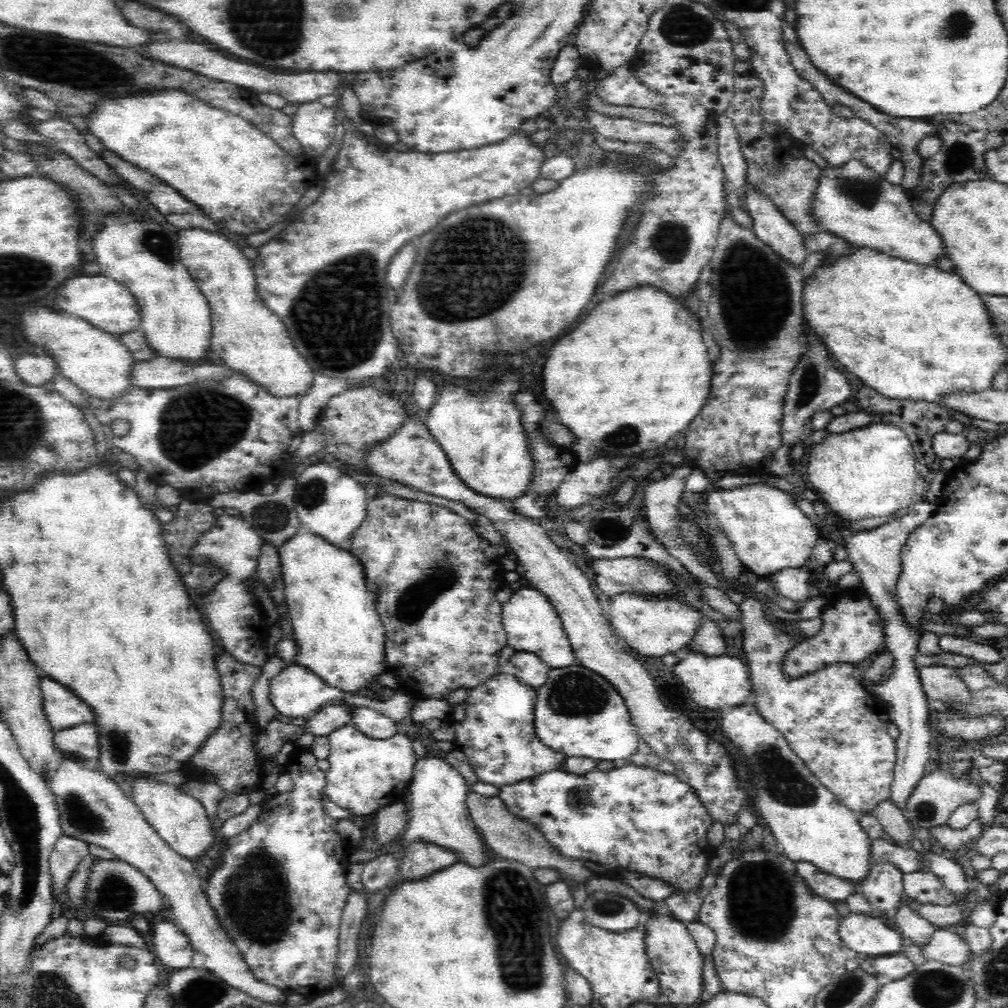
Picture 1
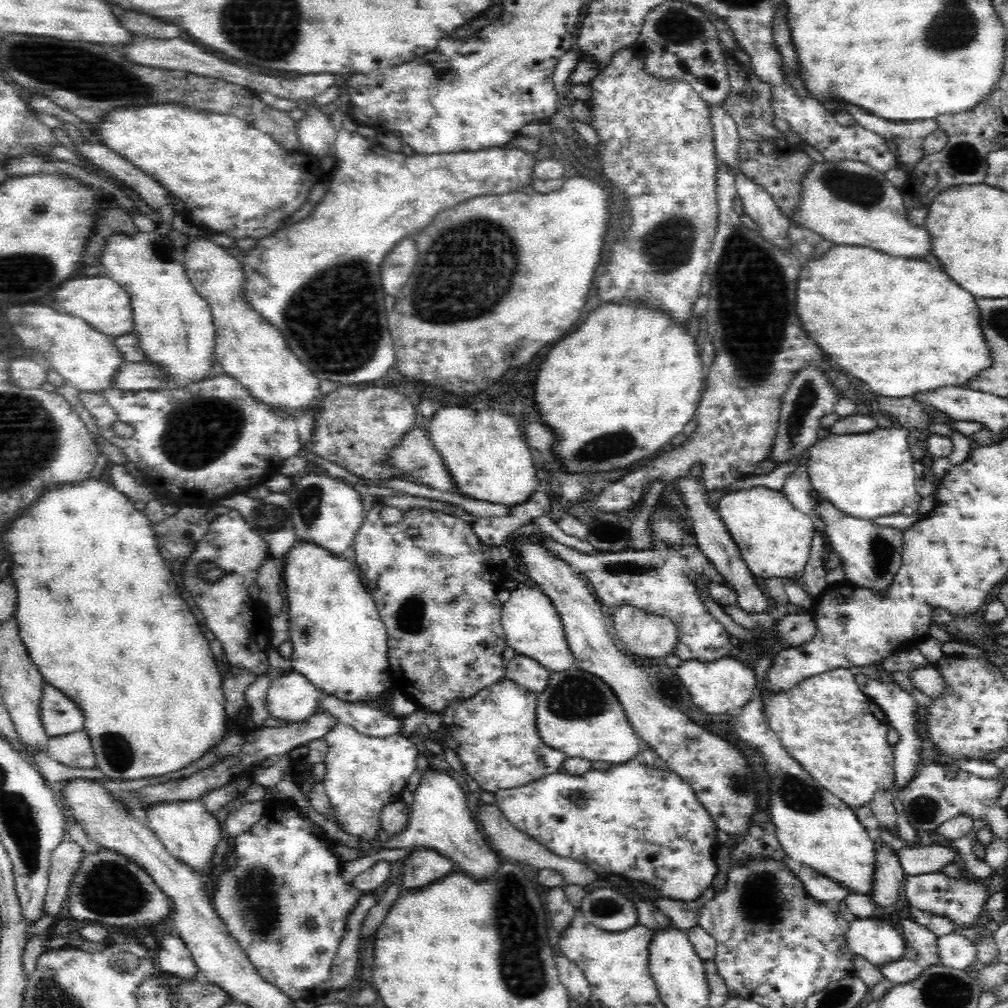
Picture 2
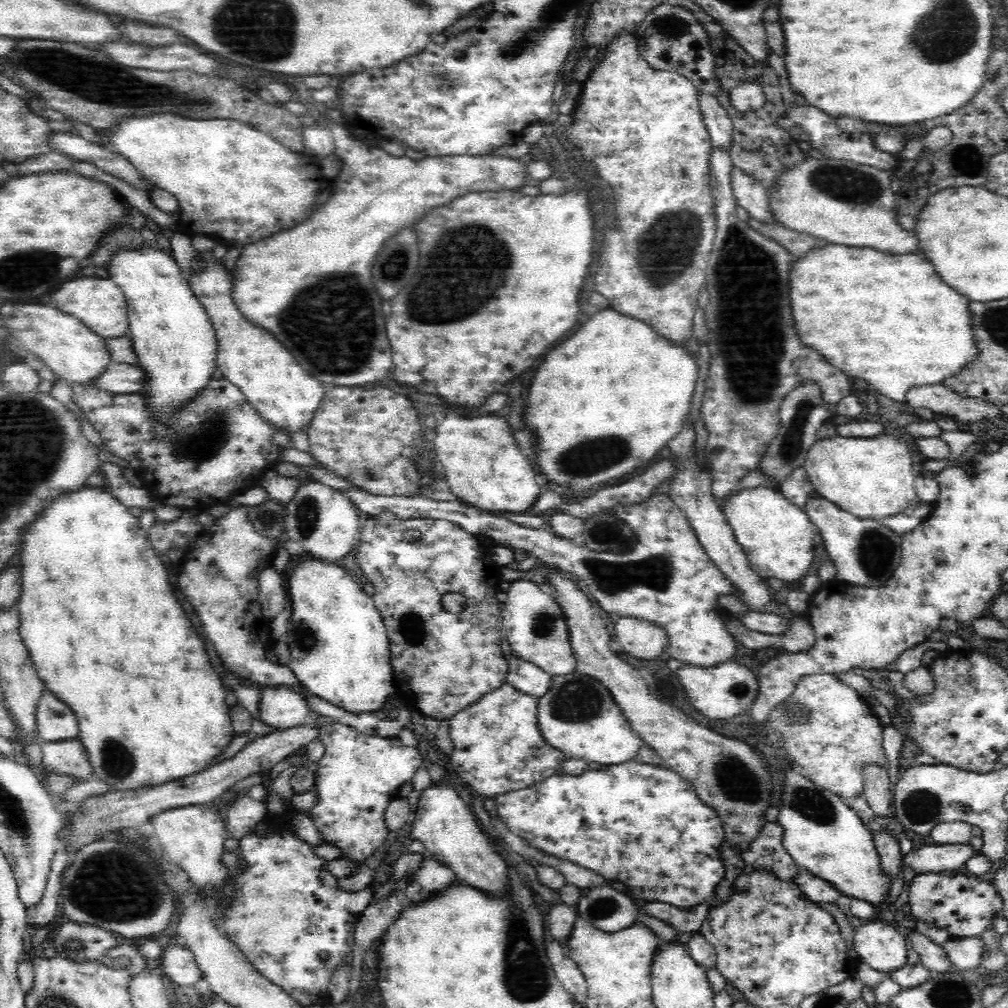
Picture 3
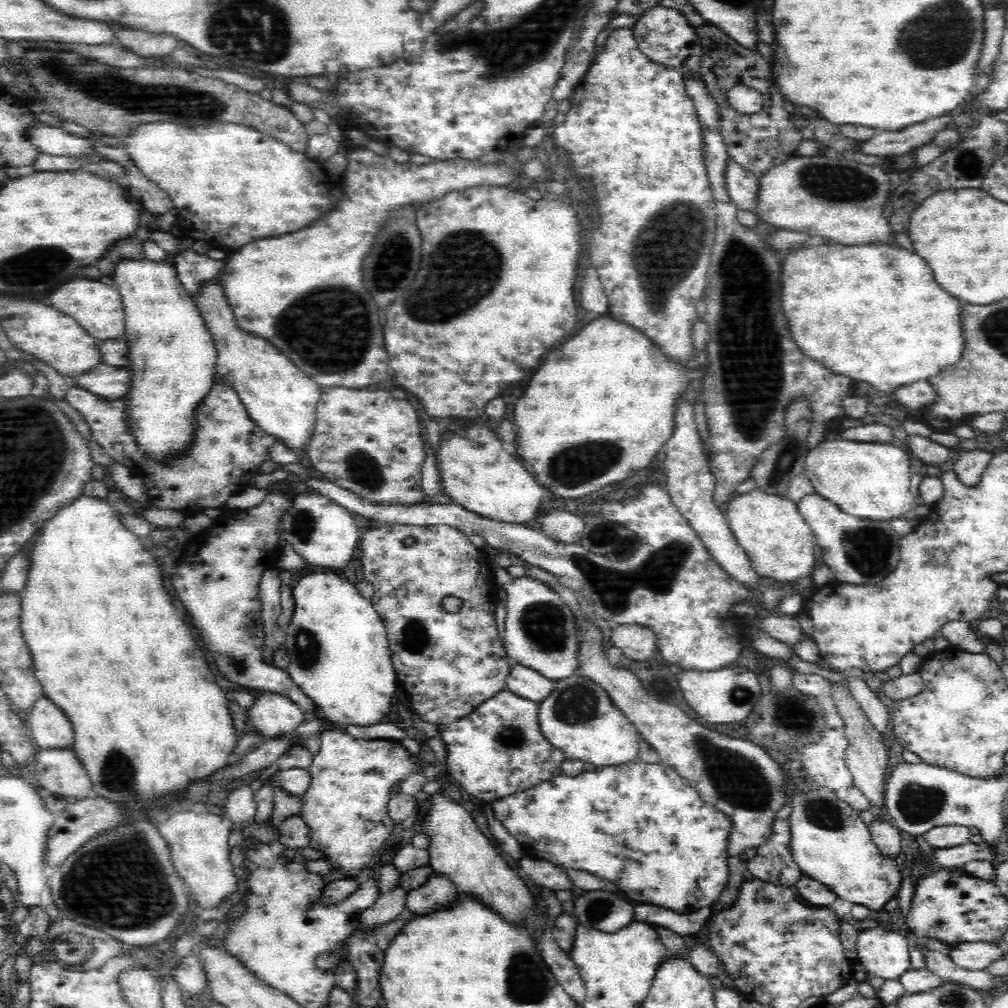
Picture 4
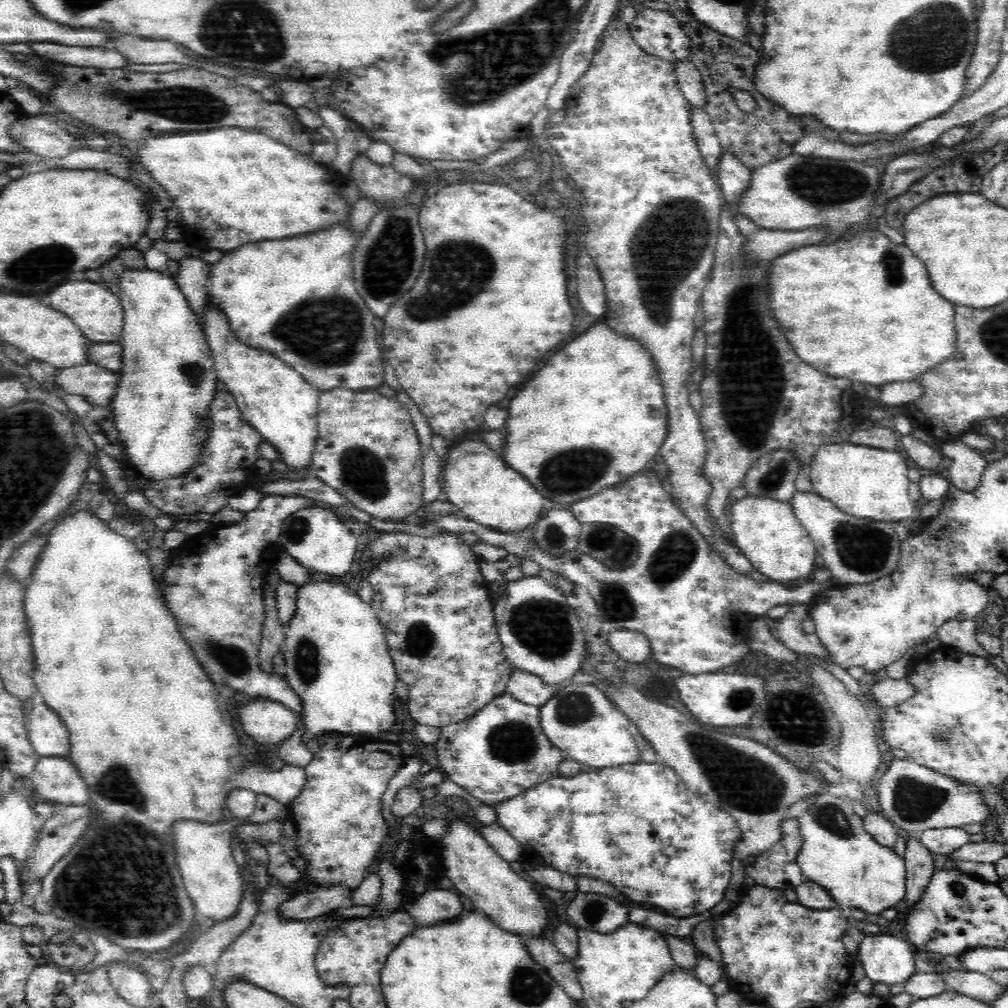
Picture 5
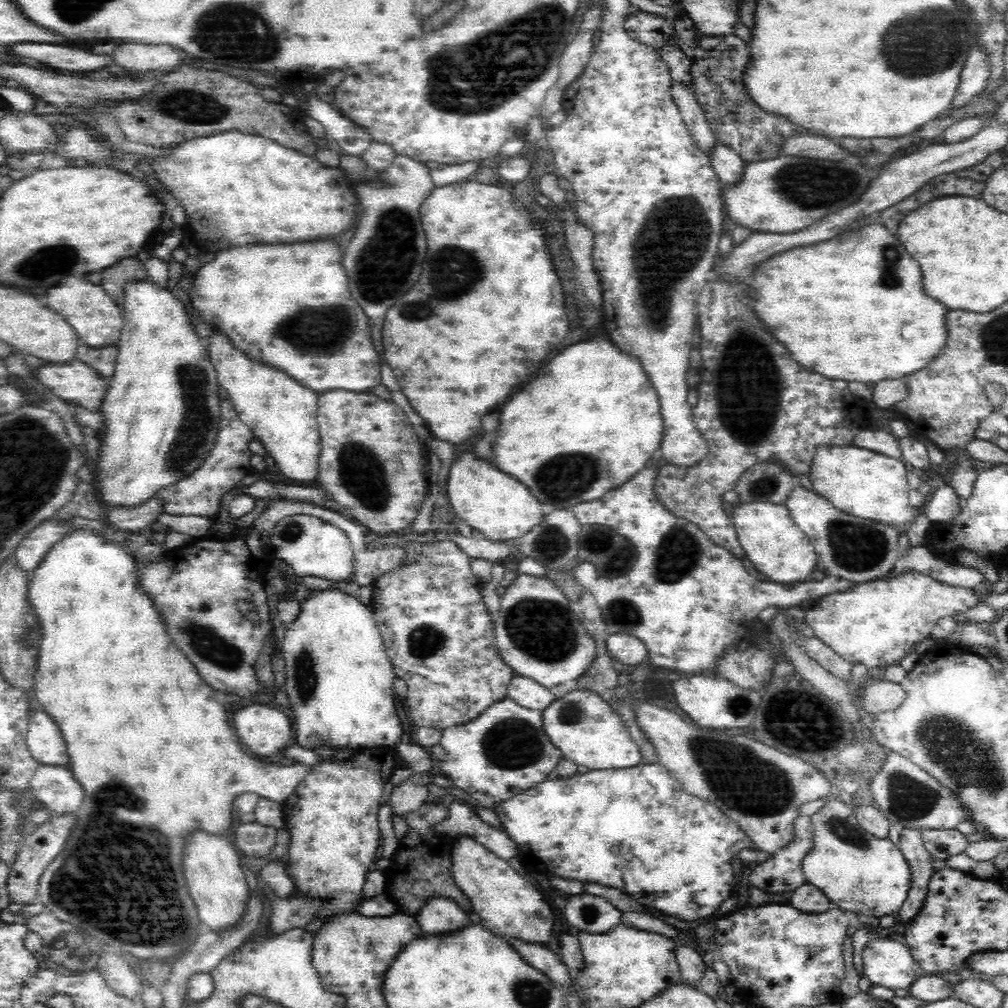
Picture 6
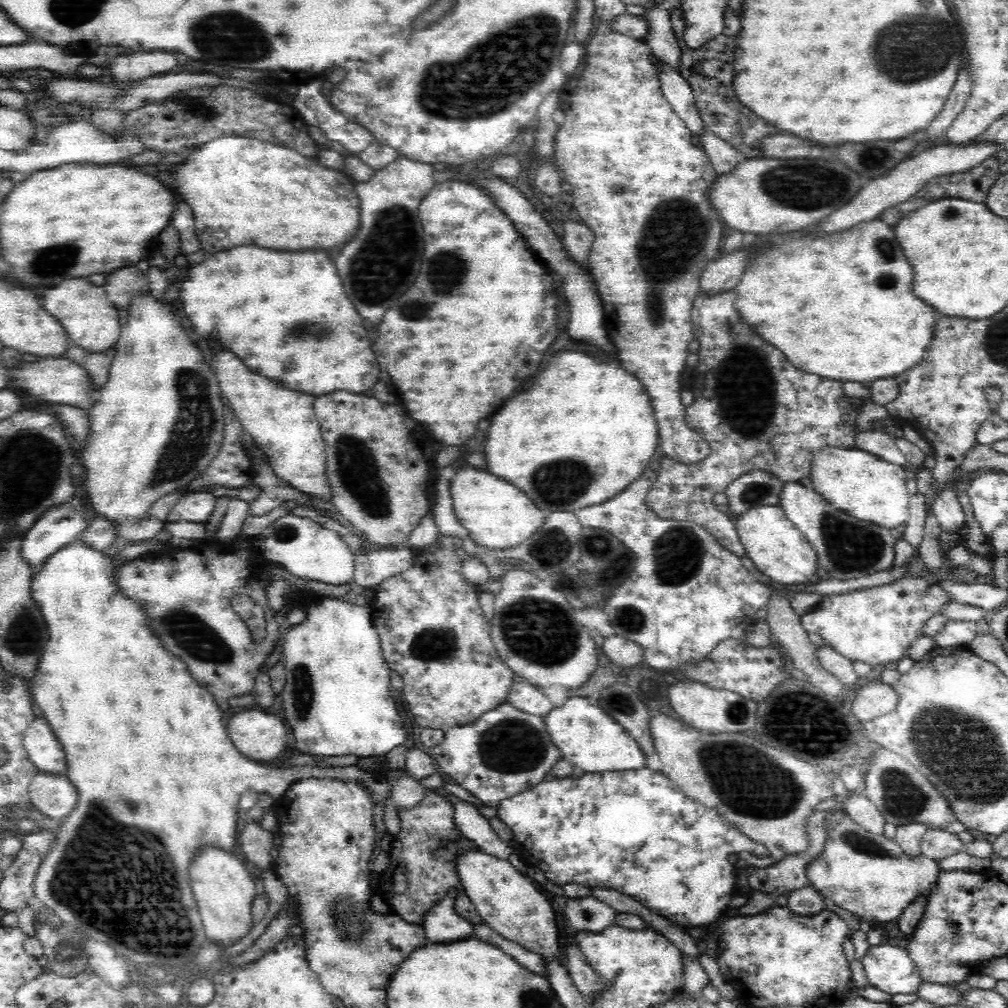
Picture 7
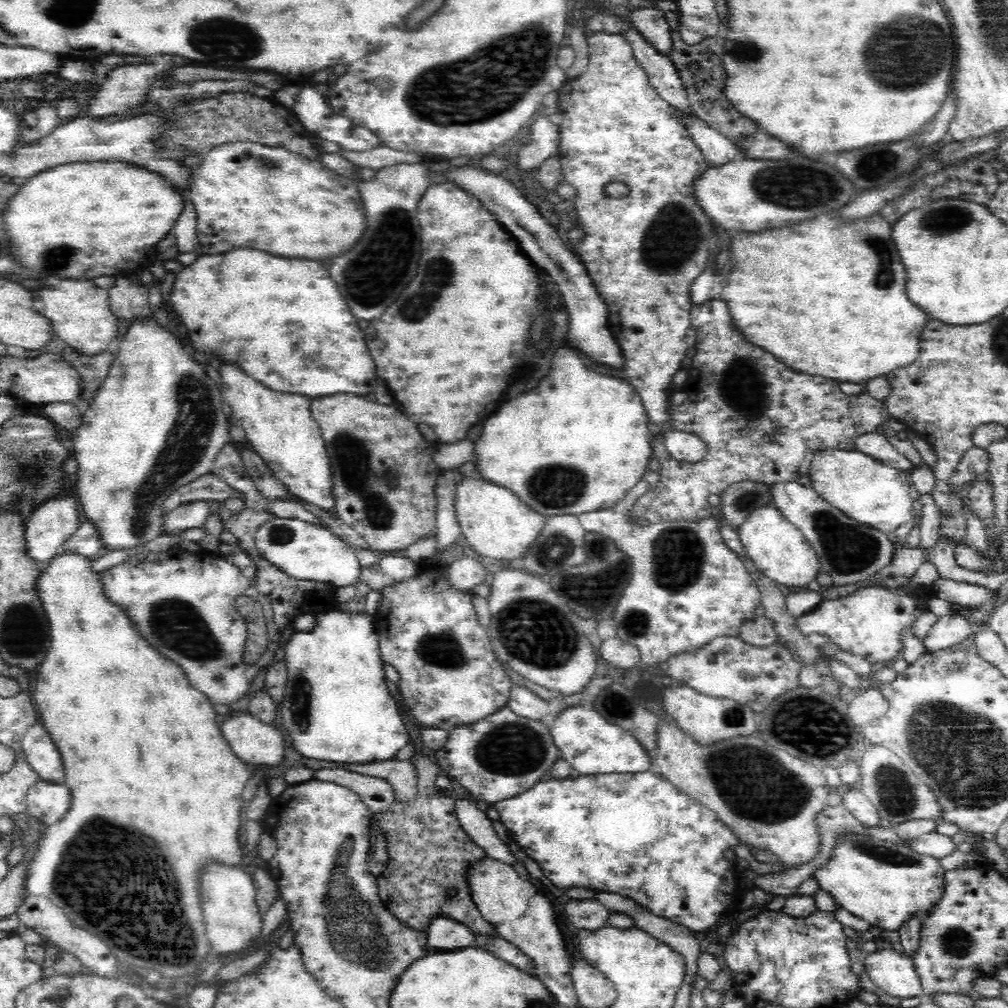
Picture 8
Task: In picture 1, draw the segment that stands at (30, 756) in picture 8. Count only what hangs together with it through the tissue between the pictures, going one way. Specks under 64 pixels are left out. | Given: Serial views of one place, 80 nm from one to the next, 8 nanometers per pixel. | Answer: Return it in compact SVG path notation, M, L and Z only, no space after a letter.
M45 674L41 680L43 713L54 732L90 723L90 710L82 706L82 701L71 690L52 681Z

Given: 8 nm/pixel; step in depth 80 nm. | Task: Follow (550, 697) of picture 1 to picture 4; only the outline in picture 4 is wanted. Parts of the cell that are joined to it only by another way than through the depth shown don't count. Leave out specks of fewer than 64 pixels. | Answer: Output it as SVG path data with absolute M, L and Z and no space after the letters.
M572 675L556 681L556 688L545 701L539 702L539 724L542 734L555 748L563 751L565 759L592 762L596 766L614 766L635 761L639 754L639 732L616 707L609 695L590 679Z

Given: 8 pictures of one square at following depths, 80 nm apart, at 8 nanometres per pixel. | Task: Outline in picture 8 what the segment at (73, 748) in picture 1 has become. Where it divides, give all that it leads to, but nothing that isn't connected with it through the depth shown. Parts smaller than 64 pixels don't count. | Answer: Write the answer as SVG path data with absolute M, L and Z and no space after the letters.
M38 779L28 790L28 816L40 818L44 824L59 822L70 808L70 789L65 784Z

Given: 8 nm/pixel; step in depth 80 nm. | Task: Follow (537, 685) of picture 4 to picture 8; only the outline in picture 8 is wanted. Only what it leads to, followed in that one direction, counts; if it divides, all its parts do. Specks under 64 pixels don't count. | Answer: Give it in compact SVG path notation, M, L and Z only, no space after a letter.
M514 685L510 690L507 706L519 717L530 718L531 721L540 721L549 712L546 700L542 700L532 690L518 685Z

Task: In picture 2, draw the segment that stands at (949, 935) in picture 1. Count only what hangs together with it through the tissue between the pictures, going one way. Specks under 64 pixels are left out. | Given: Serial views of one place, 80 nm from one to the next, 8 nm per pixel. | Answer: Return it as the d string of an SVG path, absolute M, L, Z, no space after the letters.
M949 933L937 936L938 963L954 969L968 969L976 961L975 943L968 938Z

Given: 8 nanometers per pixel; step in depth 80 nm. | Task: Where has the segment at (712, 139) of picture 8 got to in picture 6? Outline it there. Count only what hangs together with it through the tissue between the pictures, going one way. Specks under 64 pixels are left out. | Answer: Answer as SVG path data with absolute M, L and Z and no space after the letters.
M716 142L709 156L714 172L723 187L730 186L731 183L738 182L742 178L742 170L746 162L725 143Z

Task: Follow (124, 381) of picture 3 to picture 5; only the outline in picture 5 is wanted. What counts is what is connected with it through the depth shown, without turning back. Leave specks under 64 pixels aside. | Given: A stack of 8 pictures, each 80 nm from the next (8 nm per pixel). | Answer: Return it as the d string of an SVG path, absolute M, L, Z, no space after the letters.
M94 363L66 367L56 372L56 382L66 390L66 394L82 396L94 408L106 406L111 402L119 373L99 368Z

